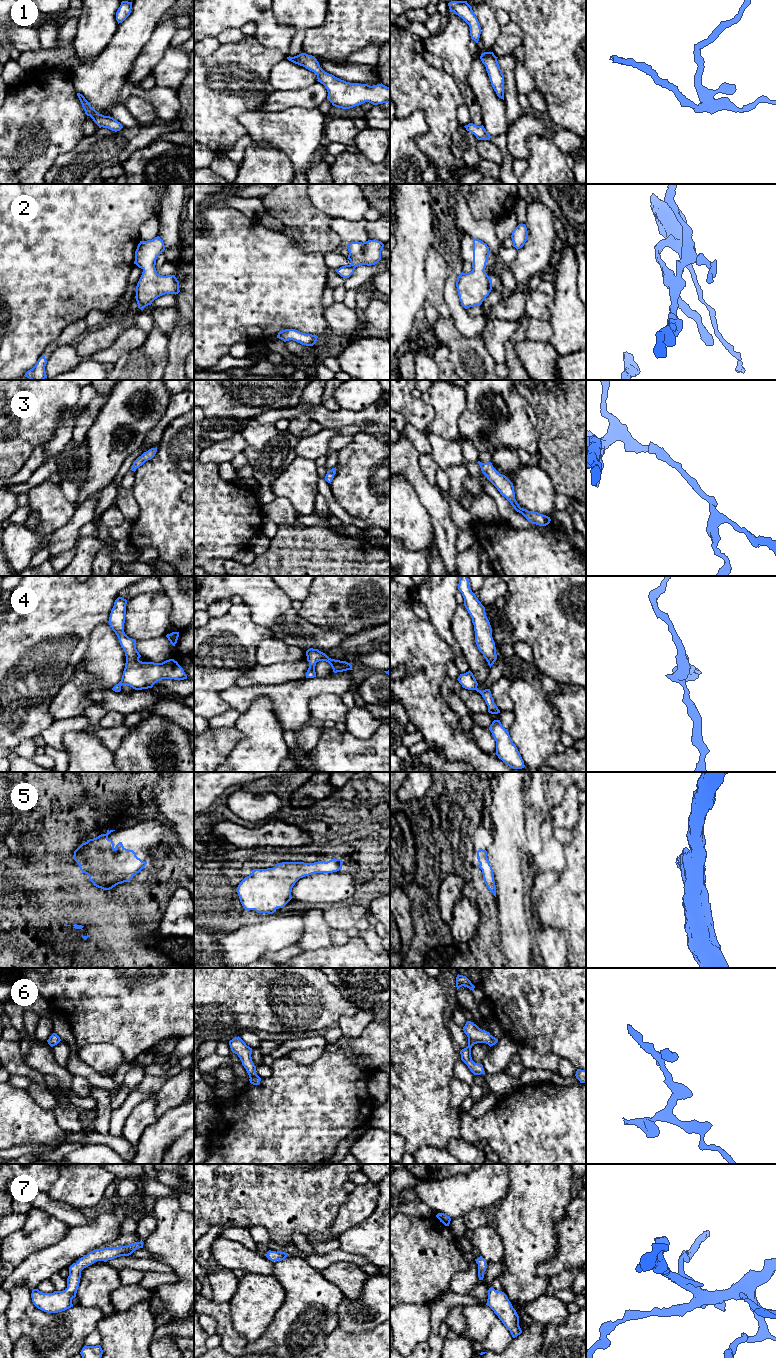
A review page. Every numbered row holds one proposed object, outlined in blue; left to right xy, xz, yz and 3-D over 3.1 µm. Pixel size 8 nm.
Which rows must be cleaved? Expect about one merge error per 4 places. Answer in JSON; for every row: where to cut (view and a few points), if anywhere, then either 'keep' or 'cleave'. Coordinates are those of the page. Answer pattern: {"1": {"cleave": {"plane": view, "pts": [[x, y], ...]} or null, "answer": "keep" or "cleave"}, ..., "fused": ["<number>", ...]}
{"1": {"cleave": null, "answer": "keep"}, "2": {"cleave": null, "answer": "keep"}, "3": {"cleave": null, "answer": "keep"}, "4": {"cleave": null, "answer": "keep"}, "5": {"cleave": null, "answer": "keep"}, "6": {"cleave": null, "answer": "keep"}, "7": {"cleave": null, "answer": "keep"}, "fused": []}

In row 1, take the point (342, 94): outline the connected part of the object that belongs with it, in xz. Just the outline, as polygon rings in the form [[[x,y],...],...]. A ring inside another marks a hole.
[[[306,53],[294,57],[289,56],[287,59],[313,71],[317,75],[317,81],[327,89],[327,99],[335,107],[350,109],[365,102],[373,105],[390,103],[390,88],[382,83],[370,86],[368,84],[346,82],[325,72],[316,58]]]

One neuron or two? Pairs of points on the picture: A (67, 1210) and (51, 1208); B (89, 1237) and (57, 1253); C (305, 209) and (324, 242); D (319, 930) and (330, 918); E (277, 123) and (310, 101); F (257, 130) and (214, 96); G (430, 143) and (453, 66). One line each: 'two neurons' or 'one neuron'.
A: one neuron
B: one neuron
C: one neuron
D: two neurons
E: two neurons
F: two neurons
G: two neurons

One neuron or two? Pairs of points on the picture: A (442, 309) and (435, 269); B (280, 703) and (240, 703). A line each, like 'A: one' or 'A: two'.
A: one
B: one

